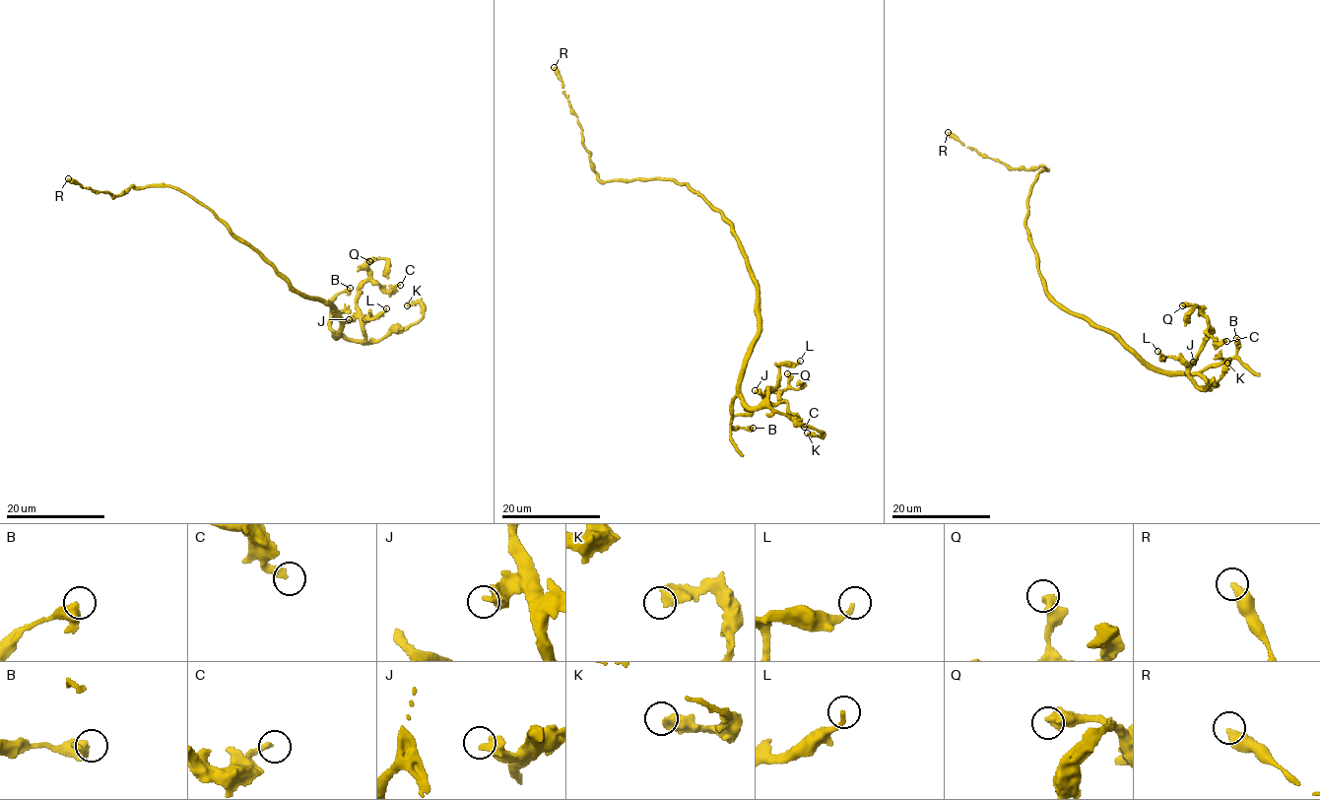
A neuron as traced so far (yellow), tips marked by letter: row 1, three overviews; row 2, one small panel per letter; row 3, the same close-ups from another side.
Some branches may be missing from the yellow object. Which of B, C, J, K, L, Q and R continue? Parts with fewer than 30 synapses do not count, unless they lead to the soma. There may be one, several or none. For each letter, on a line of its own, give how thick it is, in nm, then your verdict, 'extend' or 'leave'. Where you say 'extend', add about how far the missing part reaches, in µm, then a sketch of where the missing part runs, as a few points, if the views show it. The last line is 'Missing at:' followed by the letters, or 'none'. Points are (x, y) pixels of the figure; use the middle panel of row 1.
B: 420 nm | leave
C: 280 nm | leave
J: 550 nm | leave
K: 600 nm | leave
L: 200 nm | leave
Q: 340 nm | leave
R: 360 nm | leave
Missing at: none

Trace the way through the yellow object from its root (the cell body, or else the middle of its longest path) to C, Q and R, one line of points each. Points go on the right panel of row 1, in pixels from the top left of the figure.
C: (1055, 303), (1115, 332), (1153, 366), (1200, 374), (1207, 384), (1199, 386), (1188, 366), (1208, 329), (1226, 341)
Q: (1055, 303), (1115, 332), (1153, 366), (1200, 374), (1206, 385), (1188, 366), (1209, 320), (1182, 305)
R: (1055, 303), (1039, 272), (1038, 256), (1025, 227), (1031, 186), (1047, 169), (1007, 167), (963, 145), (948, 132)

